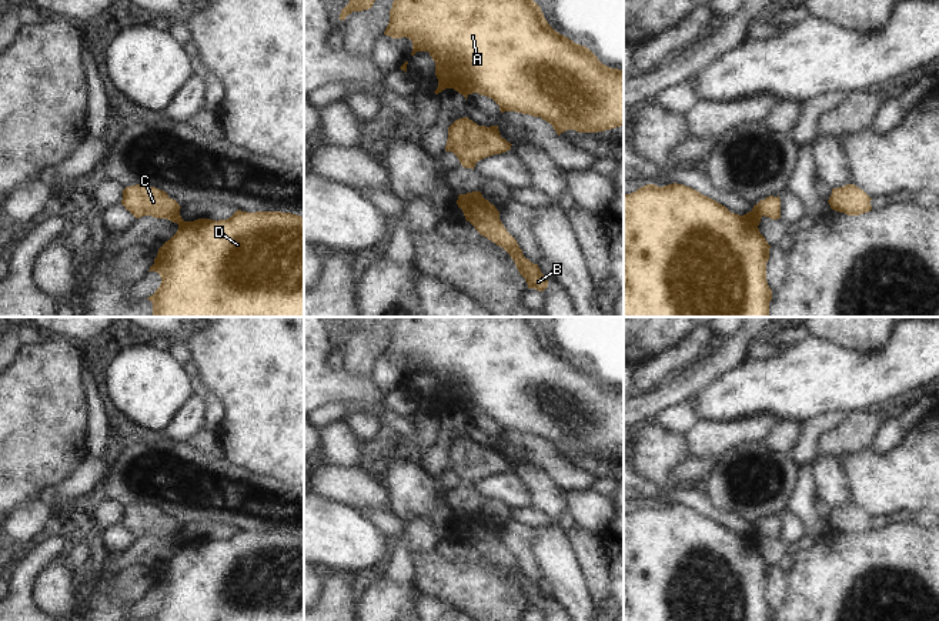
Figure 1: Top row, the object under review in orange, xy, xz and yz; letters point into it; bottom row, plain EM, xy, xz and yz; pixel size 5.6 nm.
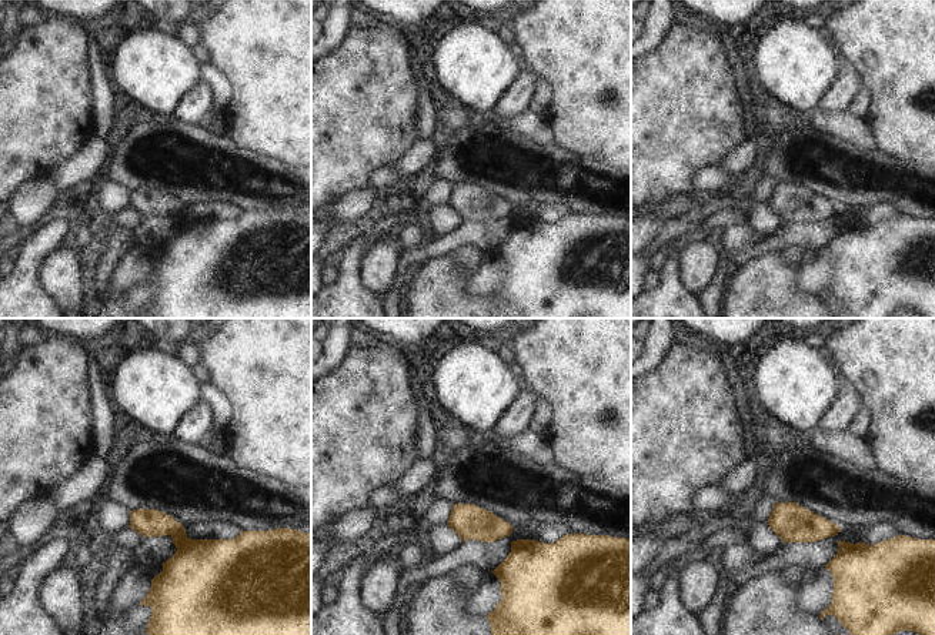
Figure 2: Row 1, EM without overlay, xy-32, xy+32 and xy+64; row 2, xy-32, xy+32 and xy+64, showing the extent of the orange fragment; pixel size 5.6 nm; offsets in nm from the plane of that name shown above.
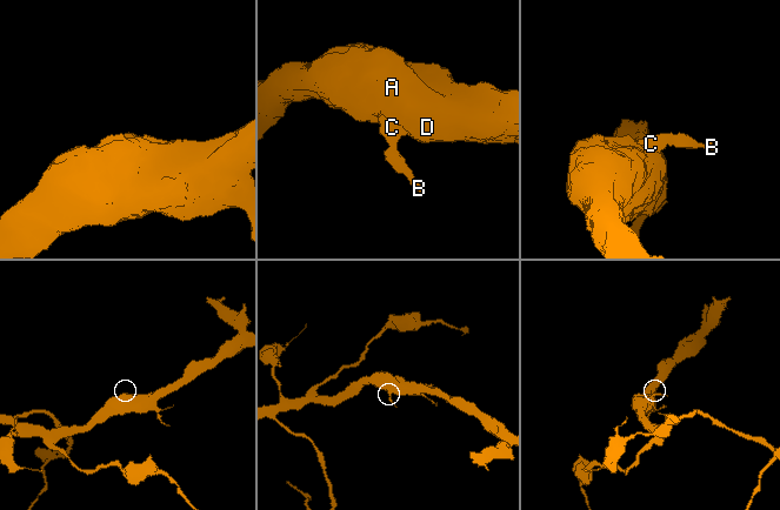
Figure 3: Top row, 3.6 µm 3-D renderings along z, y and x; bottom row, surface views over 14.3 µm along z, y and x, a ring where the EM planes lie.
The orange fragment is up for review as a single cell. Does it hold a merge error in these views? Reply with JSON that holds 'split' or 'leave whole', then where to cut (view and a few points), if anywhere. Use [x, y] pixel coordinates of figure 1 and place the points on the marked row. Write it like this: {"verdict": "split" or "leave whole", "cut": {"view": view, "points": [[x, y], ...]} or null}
{"verdict": "split", "cut": {"view": "xy", "points": [[179, 210], [167, 219]]}}

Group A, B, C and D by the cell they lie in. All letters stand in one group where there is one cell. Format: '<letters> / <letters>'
A D / B C

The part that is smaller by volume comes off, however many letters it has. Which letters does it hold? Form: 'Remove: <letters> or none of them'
Remove: B, C

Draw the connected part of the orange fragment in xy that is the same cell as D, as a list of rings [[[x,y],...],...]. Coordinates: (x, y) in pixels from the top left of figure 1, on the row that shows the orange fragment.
[[[237,210],[230,218],[218,221],[184,221],[180,211],[167,220],[177,223],[178,230],[158,248],[148,270],[161,277],[160,287],[147,298],[153,303],[153,317],[304,317],[304,217]]]

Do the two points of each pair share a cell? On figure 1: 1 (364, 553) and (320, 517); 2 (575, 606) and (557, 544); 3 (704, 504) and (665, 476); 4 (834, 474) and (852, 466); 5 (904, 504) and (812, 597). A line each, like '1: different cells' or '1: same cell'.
1: same cell
2: same cell
3: different cells
4: different cells
5: different cells

